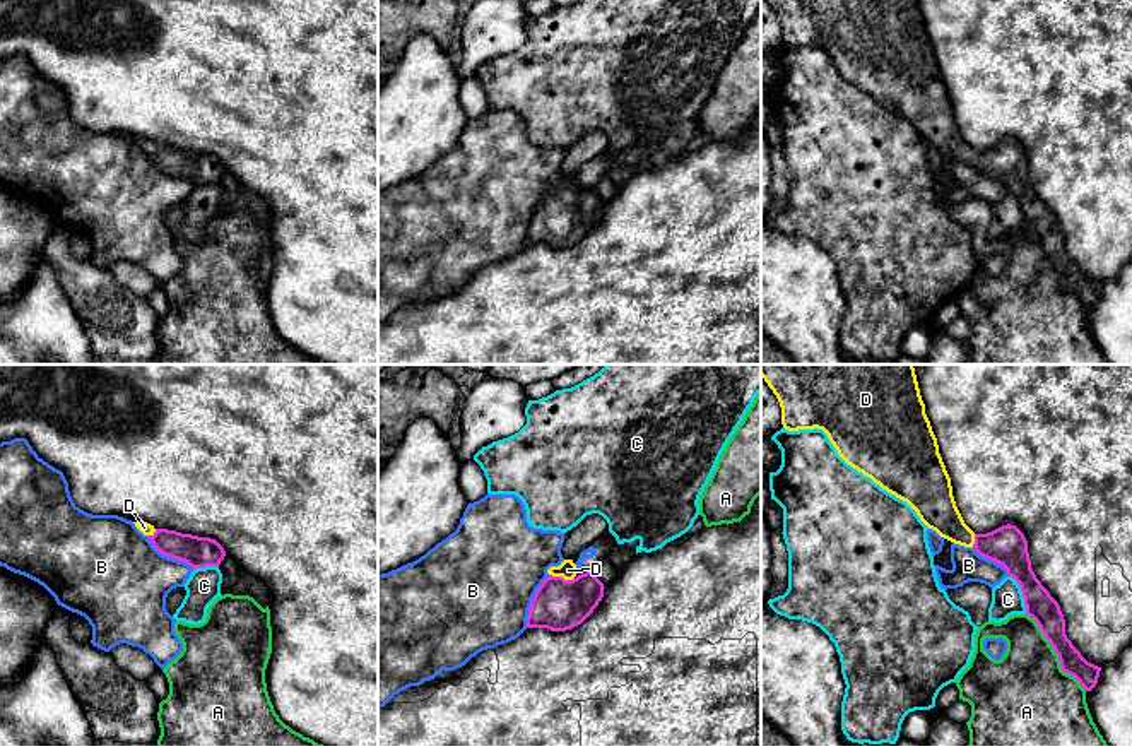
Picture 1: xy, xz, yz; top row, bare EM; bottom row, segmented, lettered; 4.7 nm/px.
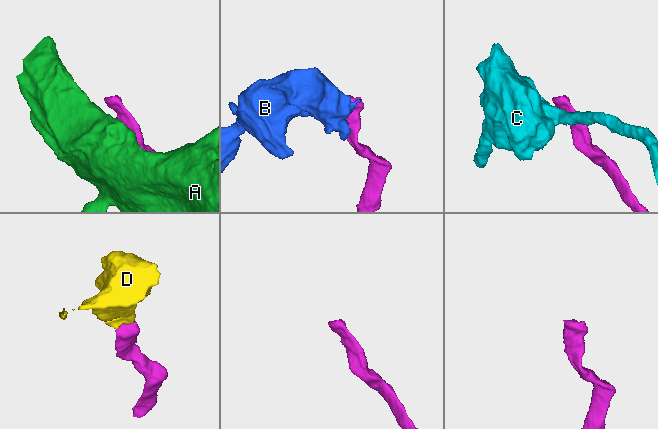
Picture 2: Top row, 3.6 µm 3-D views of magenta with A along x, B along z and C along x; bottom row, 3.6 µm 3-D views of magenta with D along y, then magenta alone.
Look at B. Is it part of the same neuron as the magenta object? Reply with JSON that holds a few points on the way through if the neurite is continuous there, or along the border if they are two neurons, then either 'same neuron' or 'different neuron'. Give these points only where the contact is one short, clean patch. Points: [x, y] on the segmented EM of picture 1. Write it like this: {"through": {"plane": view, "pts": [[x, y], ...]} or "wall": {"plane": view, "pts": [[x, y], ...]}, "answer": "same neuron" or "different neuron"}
{"wall": {"plane": "xz", "pts": [[549, 575], [532, 599], [525, 627]]}, "answer": "different neuron"}

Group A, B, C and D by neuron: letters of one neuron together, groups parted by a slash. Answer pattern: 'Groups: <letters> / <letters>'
Groups: A / B / C / D

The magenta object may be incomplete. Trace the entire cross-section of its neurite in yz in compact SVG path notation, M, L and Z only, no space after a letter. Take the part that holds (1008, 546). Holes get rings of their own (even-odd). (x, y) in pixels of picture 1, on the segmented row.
M761 364L761 376L780 402L785 429L822 429L848 465L906 501L929 529L1002 565L1019 583L1026 614L1036 621L1053 647L1062 671L1074 676L1086 691L1096 686L1101 667L1088 662L1067 638L1058 602L1031 568L1024 534L1011 524L987 534L975 534L964 524L925 414L913 364Z

